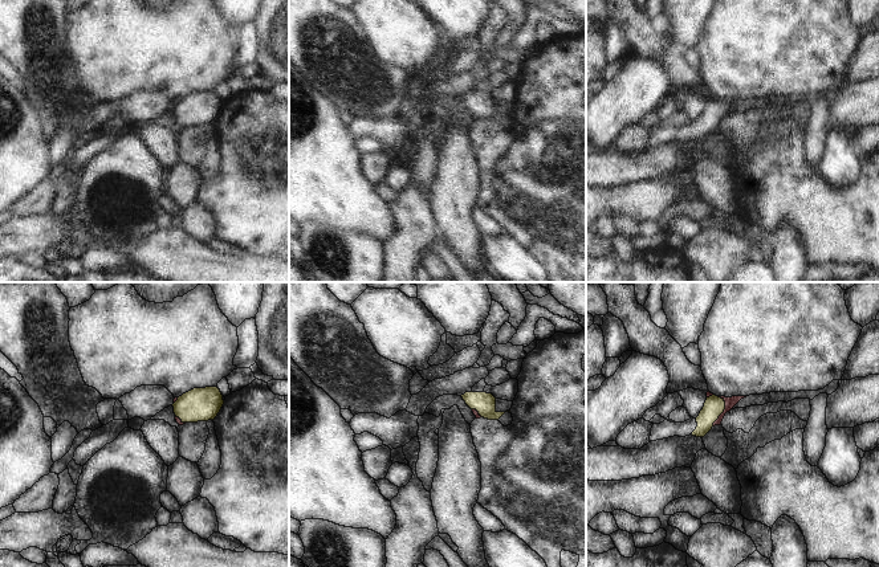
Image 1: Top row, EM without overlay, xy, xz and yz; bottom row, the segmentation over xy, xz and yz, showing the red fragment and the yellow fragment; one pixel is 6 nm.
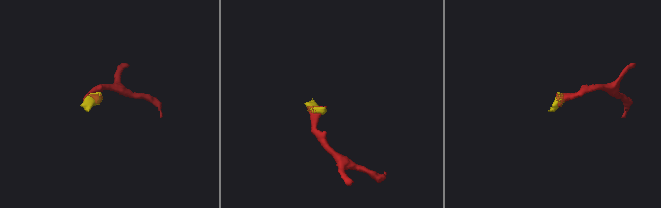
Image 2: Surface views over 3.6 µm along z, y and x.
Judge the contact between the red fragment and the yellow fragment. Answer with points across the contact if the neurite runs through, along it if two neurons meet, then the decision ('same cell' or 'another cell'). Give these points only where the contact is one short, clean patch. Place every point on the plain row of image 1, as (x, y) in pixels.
way yz (729, 105), (724, 114), (713, 110); same cell

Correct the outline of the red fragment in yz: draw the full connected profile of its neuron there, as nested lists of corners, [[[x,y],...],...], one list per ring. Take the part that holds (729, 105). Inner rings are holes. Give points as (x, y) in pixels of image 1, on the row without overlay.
[[[707,95],[707,103],[696,122],[691,121],[684,126],[671,126],[667,122],[651,131],[650,144],[663,143],[674,139],[704,140],[715,129],[720,129],[725,117],[729,115],[741,102],[746,99],[716,99]]]

